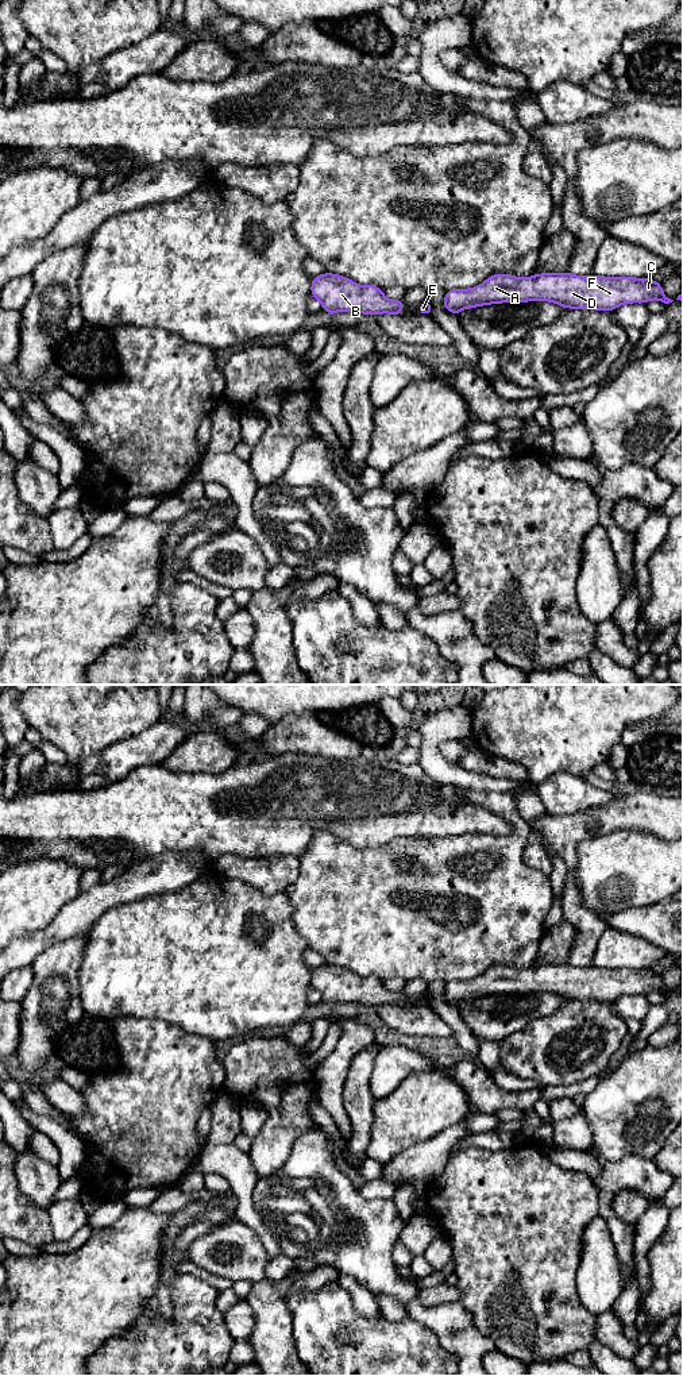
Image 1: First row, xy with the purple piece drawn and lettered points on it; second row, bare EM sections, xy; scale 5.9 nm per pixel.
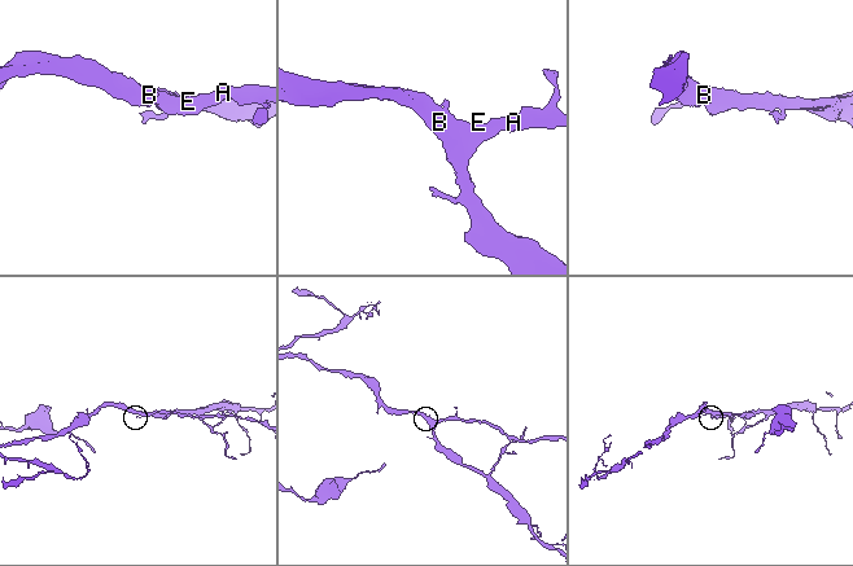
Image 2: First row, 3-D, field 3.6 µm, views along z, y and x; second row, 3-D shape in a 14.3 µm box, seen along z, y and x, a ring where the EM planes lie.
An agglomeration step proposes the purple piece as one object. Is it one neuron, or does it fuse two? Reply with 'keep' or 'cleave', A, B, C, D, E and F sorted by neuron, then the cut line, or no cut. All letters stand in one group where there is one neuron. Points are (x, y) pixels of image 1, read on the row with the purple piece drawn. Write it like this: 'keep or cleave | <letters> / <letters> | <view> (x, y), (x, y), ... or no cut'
keep | A B C D E F | no cut

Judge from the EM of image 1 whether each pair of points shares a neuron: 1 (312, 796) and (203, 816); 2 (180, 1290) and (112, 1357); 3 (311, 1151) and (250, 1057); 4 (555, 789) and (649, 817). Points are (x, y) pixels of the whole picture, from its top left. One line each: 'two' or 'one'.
1: one
2: one
3: two
4: two

